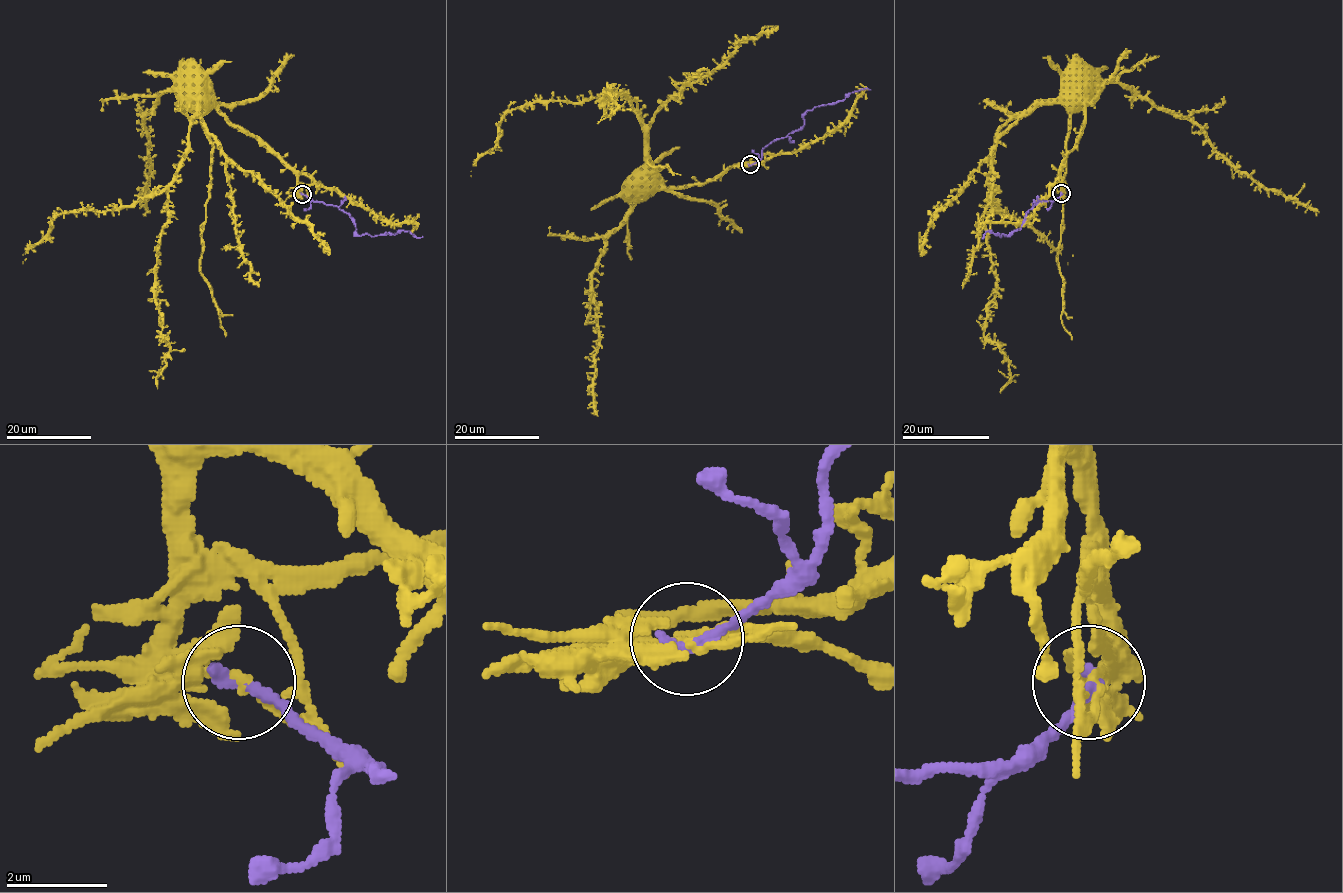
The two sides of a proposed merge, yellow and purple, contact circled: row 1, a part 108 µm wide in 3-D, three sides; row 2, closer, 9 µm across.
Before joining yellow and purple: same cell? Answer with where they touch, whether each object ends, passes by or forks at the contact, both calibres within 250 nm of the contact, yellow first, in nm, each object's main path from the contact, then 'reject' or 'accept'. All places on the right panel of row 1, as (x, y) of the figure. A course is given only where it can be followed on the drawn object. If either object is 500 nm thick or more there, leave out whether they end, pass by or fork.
at (1061, 193); yellow passes by; purple ends there; 160 nm thick on the yellow side, 240 nm on the other; yellow runs (1061, 193), (1084, 106), (1032, 105), (997, 134), (987, 184), (996, 297), (984, 336), (1008, 362), (1000, 393); purple runs (1061, 193), (1054, 200), (1034, 205), (1020, 228), (1008, 235), (1000, 236), (986, 231), (984, 236); reject

